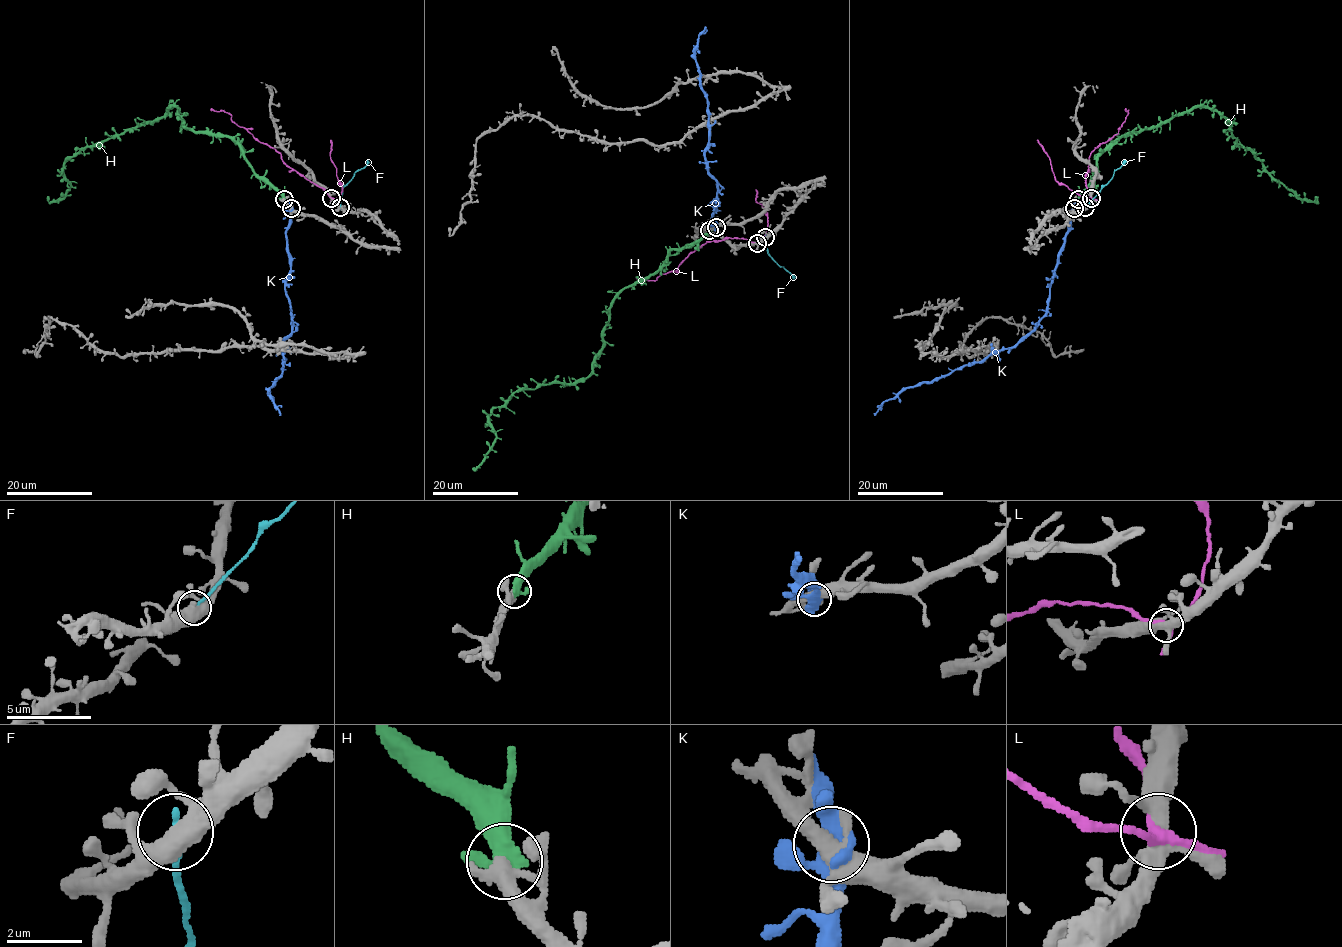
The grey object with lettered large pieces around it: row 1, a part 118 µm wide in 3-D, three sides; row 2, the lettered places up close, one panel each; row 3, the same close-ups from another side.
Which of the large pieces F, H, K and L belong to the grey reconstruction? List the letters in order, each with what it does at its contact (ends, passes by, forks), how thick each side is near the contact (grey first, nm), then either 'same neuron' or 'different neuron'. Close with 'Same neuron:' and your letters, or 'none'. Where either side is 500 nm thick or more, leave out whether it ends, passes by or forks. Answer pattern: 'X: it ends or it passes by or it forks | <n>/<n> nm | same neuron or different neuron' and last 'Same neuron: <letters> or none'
F: it ends | 460/200 nm | different neuron
H: it passes by | 480/400 nm | same neuron
K: it forks | 400/400 nm | different neuron
L: it forks | 380/200 nm | different neuron
Same neuron: H

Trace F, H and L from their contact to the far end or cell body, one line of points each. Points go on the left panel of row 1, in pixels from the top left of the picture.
F: (340, 206), (341, 189), (368, 160)
H: (283, 199), (232, 139), (189, 129), (174, 106), (69, 156), (68, 191), (47, 196)
L: (332, 198), (237, 125), (229, 113), (210, 108)

